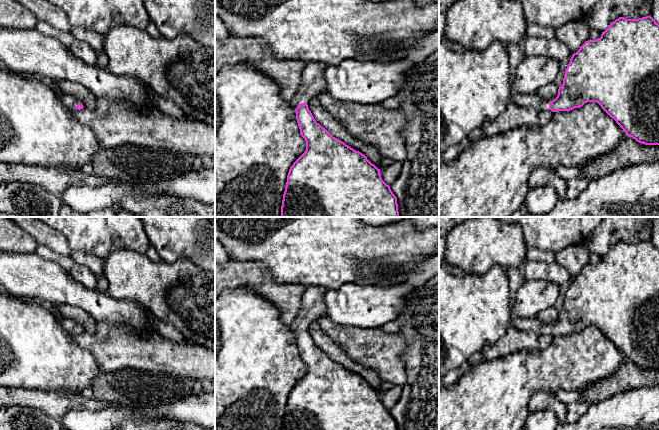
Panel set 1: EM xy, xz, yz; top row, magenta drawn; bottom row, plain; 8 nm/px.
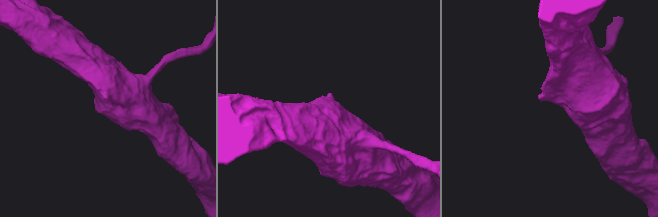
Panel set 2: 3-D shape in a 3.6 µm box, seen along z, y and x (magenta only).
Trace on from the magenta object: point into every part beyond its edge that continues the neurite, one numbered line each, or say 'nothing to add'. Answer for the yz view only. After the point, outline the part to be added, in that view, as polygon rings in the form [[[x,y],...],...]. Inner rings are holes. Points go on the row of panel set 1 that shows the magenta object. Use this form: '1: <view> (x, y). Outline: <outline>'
1: yz (536, 101). Outline: [[[516,93],[512,95],[511,100],[520,107],[531,106],[537,110],[548,110],[550,104],[549,100],[544,99],[537,93],[534,94]]]

